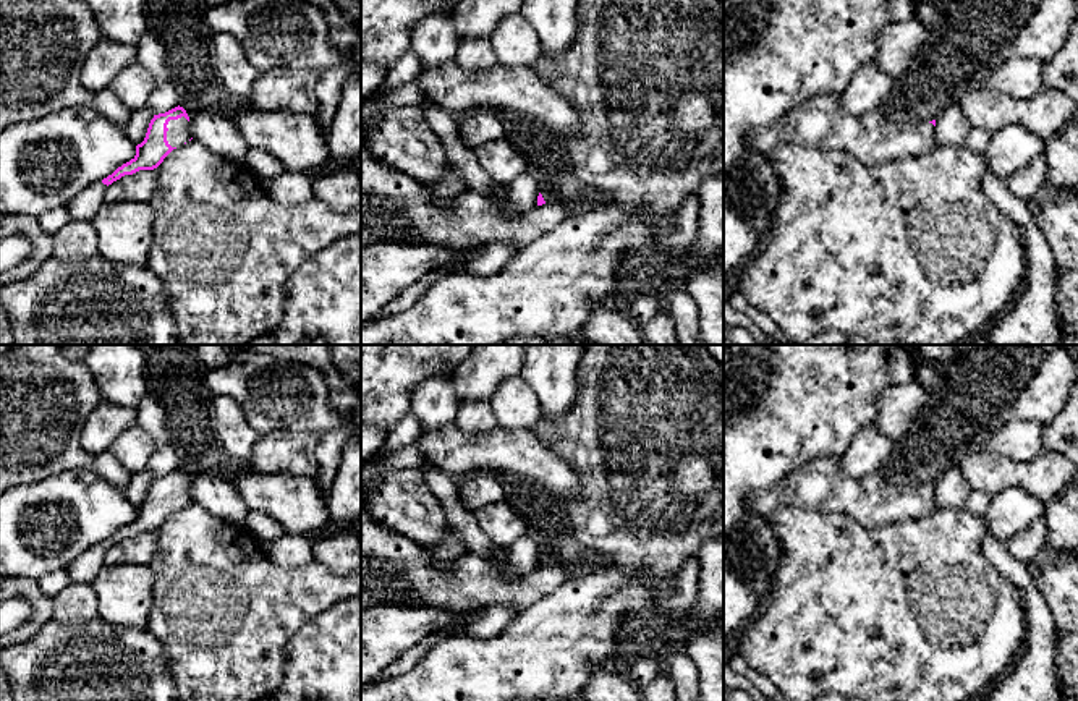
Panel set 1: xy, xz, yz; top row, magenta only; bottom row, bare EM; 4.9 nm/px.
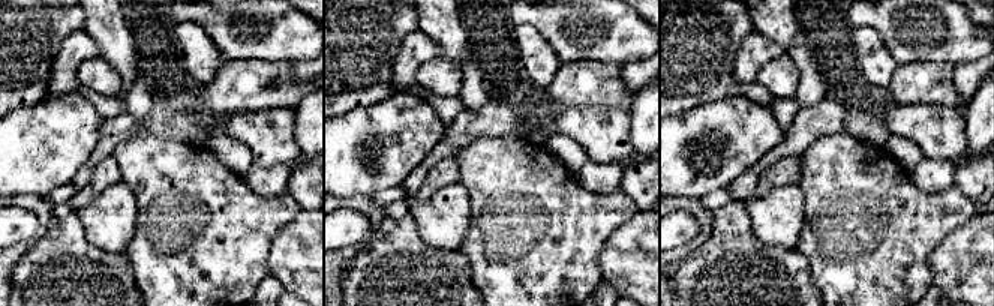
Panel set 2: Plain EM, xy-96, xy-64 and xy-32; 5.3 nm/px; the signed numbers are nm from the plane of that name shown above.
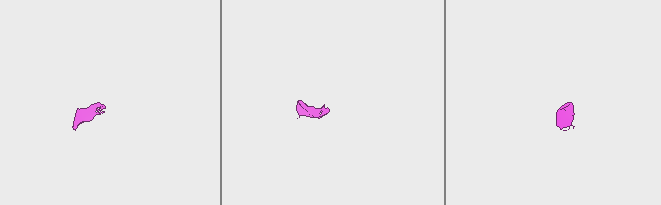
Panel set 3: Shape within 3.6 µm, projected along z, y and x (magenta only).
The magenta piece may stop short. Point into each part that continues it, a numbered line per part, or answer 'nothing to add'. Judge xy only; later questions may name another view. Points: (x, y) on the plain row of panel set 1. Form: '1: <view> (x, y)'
1: xy (178, 496)
2: xy (84, 569)

